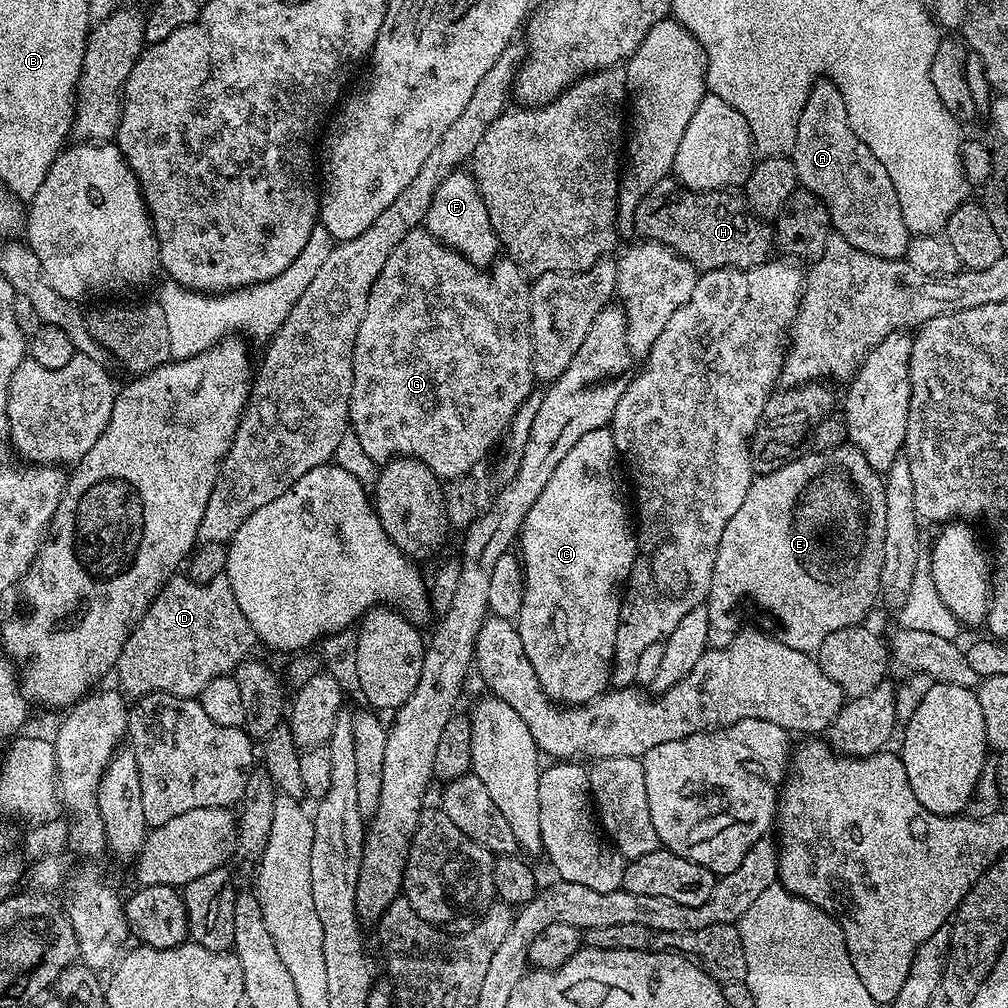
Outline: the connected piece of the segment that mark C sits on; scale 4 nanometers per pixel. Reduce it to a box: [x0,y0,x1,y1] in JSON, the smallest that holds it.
[518,427,638,706]

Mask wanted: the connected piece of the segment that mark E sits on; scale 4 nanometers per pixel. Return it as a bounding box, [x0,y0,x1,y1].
[706,442,886,654]

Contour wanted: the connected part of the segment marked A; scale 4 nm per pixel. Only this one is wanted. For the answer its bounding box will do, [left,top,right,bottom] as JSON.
[790,78,910,262]

